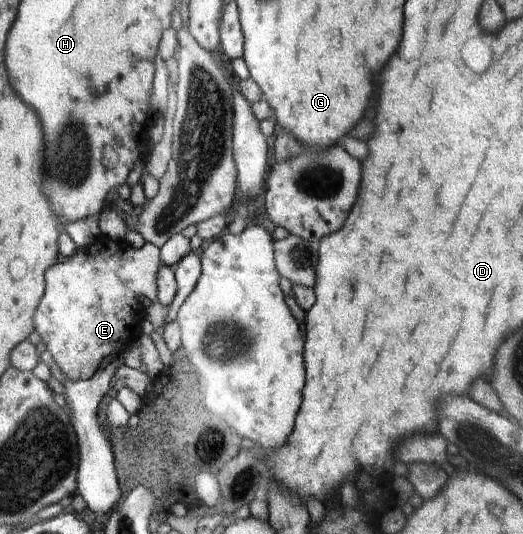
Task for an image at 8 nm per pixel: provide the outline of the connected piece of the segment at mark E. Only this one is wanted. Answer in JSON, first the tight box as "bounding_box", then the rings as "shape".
{"bounding_box":[33,237,162,381],"shape":[[[100,237],[96,239],[91,246],[86,246],[86,248],[73,248],[66,262],[56,263],[46,269],[45,291],[40,304],[36,307],[33,321],[36,332],[40,334],[40,338],[46,345],[46,349],[52,354],[54,362],[57,364],[56,373],[59,376],[73,381],[88,381],[96,374],[96,371],[101,368],[105,359],[111,355],[118,356],[124,354],[126,350],[132,348],[136,344],[139,335],[142,334],[141,326],[142,322],[146,319],[145,311],[147,310],[143,306],[142,301],[140,301],[140,298],[144,298],[145,296],[152,303],[157,302],[157,272],[161,265],[162,262],[159,257],[159,248],[153,244],[146,243],[141,248],[134,248],[124,240],[118,242],[114,239]]]}

